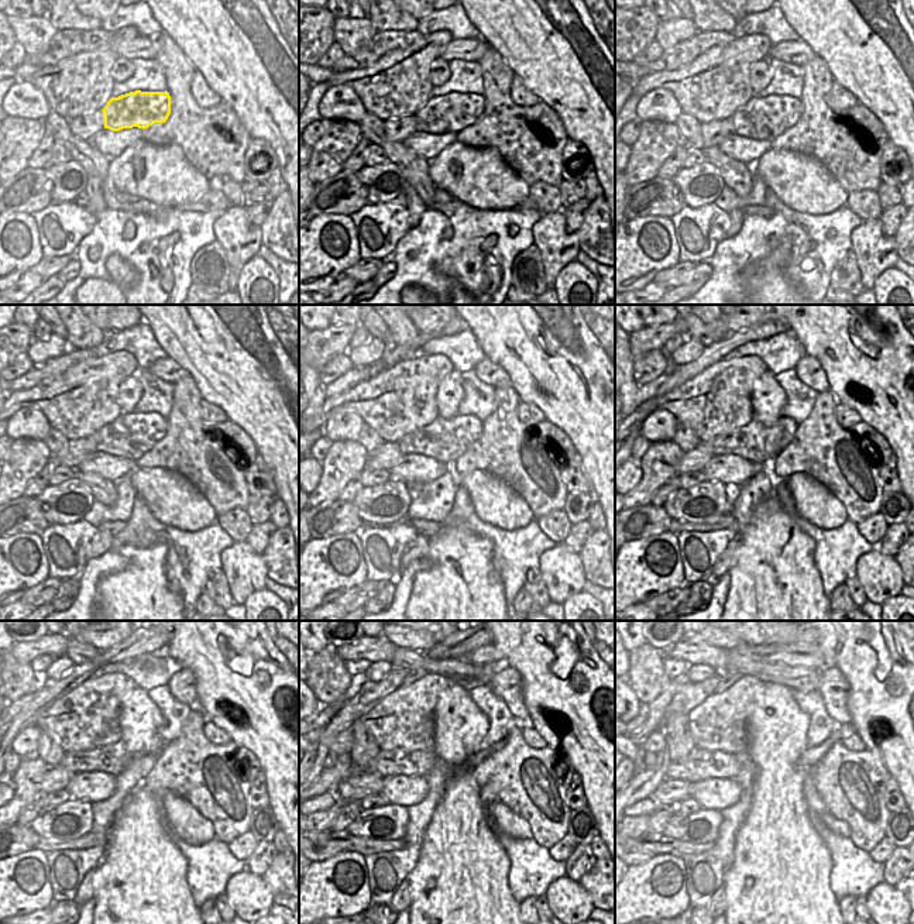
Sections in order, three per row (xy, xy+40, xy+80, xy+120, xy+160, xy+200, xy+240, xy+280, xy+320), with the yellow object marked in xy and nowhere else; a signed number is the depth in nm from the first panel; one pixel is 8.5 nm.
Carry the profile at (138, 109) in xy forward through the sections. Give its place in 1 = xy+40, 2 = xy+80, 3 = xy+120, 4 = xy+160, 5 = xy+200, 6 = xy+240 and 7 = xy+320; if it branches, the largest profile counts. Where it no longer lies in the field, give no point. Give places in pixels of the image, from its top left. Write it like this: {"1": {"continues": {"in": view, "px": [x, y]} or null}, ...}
{"1": {"continues": {"in": "xy+40", "px": [447, 113]}}, "2": {"continues": {"in": "xy+80", "px": [766, 117]}}, "3": {"continues": {"in": "xy+120", "px": [131, 435]}}, "4": {"continues": {"in": "xy+160", "px": [445, 439]}}, "5": {"continues": {"in": "xy+200", "px": [755, 442]}}, "6": {"continues": {"in": "xy+240", "px": [114, 758]}}, "7": {"continues": {"in": "xy+320", "px": [700, 765]}}}

